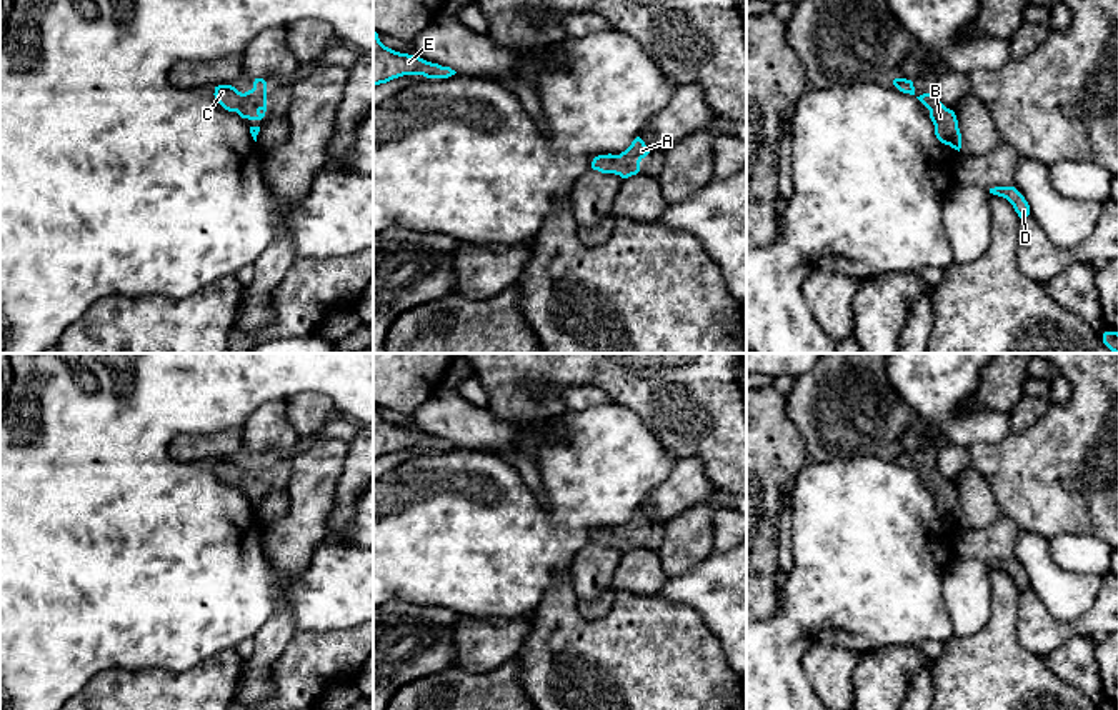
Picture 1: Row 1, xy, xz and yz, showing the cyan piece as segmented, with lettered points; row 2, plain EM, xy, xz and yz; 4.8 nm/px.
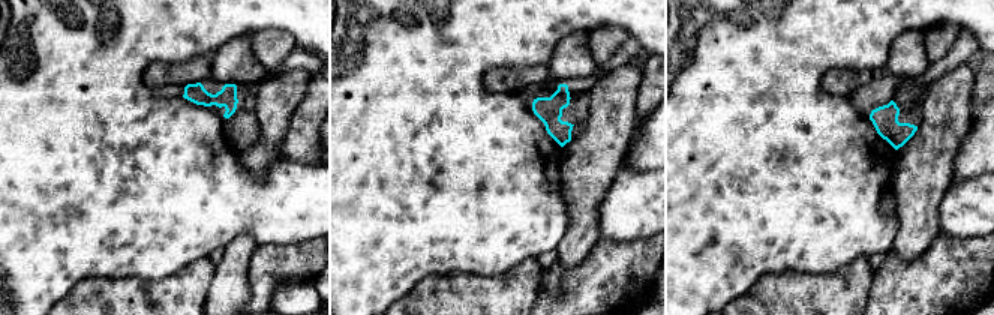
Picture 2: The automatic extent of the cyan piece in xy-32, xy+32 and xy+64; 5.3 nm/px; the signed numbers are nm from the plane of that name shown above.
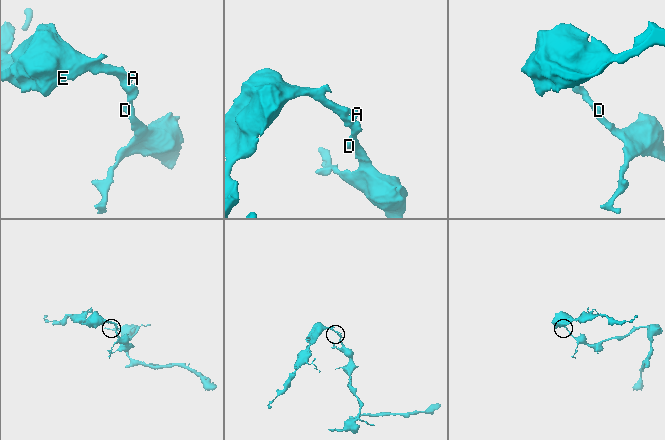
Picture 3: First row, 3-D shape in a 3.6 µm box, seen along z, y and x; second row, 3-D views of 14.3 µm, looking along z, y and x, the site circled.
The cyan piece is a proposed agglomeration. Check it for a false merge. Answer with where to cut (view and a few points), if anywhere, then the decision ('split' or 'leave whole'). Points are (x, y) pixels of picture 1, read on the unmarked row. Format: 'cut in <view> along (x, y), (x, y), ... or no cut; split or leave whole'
no cut; leave whole

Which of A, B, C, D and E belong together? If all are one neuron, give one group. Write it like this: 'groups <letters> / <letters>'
groups A B C D E

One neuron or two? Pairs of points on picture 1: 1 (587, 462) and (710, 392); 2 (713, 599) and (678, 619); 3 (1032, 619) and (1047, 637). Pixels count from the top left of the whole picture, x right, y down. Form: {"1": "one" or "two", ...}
{"1": "two", "2": "two", "3": "one"}

